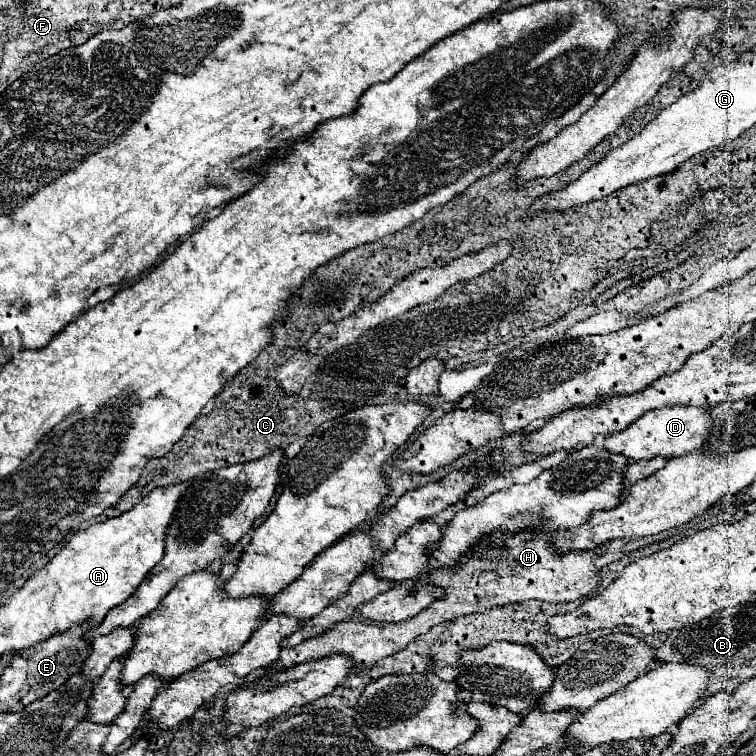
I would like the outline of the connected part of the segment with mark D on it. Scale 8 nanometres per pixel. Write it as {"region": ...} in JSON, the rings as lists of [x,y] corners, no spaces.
{"region":[[[675,405],[675,407],[663,407],[663,409],[655,409],[655,411],[641,415],[625,431],[607,437],[603,447],[611,453],[619,453],[633,461],[653,459],[657,455],[661,455],[665,459],[673,459],[673,457],[683,457],[685,453],[699,449],[703,445],[703,441],[709,437],[709,433],[711,433],[709,409]]]}

